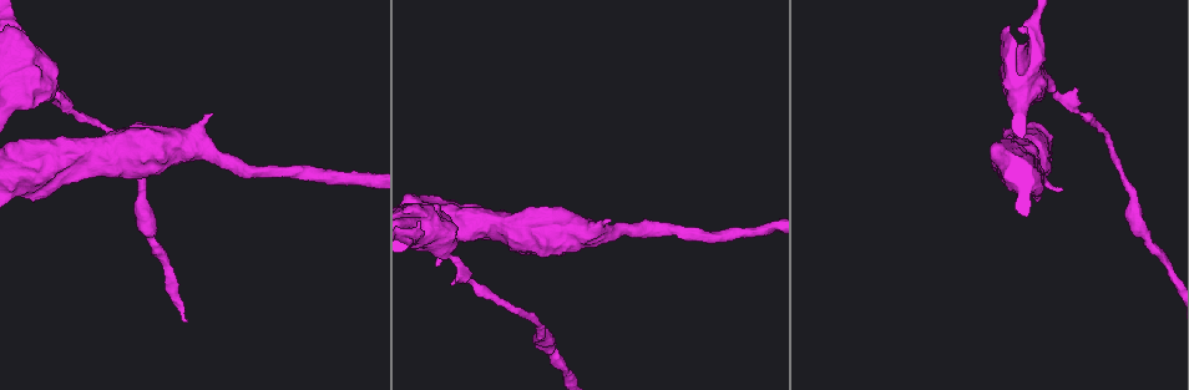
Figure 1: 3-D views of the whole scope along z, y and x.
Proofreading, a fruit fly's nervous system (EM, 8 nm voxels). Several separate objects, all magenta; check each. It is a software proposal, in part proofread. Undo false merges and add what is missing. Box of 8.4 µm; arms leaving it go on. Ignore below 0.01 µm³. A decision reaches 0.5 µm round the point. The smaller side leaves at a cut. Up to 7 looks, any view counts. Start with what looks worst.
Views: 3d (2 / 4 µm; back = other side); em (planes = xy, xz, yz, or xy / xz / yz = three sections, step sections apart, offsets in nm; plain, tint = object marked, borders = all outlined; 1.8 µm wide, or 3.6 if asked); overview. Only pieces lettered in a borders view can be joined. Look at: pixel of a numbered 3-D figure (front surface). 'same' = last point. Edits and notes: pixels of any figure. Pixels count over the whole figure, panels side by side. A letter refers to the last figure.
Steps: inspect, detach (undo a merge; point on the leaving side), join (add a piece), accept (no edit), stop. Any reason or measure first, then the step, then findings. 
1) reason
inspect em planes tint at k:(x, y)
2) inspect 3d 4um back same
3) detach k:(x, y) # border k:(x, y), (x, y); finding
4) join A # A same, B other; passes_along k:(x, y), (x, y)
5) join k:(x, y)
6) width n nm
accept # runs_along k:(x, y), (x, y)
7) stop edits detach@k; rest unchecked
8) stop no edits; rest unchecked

thick turns thin
inspect 3d 4um at 1:(196, 147)

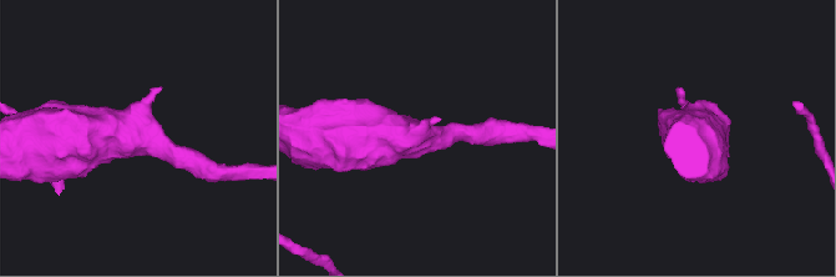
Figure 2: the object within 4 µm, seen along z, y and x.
inspect em 3.6um planes borders at 2:(420, 134)

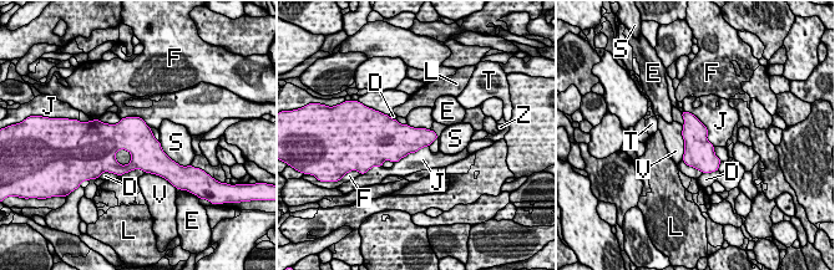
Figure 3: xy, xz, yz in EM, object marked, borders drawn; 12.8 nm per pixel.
width 380 nm
accept # D other, E other, F other, J other, L other, S other, T other, V other, Z other; border 3:(684, 110), (714, 146); one neuron here

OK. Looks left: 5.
thick end
inspect em planes borders at 1:(436, 265)

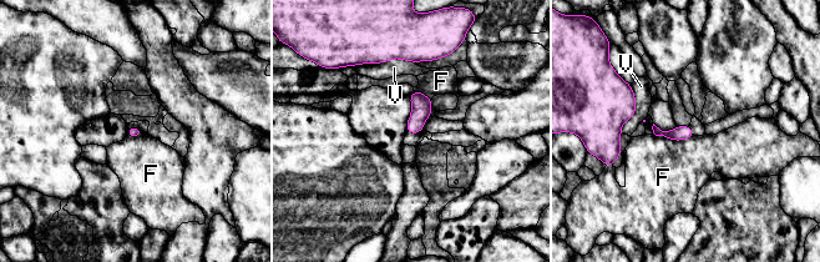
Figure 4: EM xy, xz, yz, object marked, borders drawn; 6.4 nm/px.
accept # F other, V other; border 4:(654, 134), (674, 140), (693, 136); none of them fits

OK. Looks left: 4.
thick turns thin
inspect em 3.6um xz step 4 borders at 1:(1019, 58)

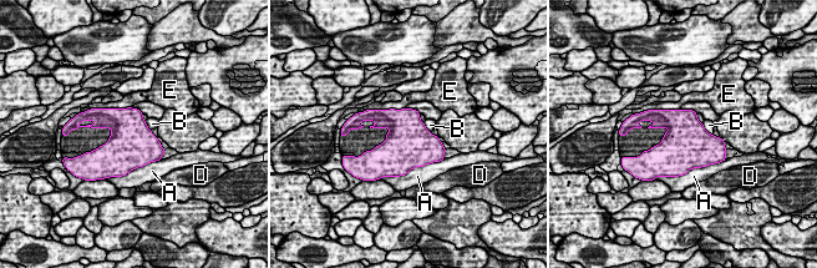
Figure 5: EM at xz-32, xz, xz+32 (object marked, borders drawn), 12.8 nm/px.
longest_contact A 800 nm
accept # A other, B other, D other, E other; border 5:(701, 124), (713, 135); one neuron here

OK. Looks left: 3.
stop no edits; rest unchecked

